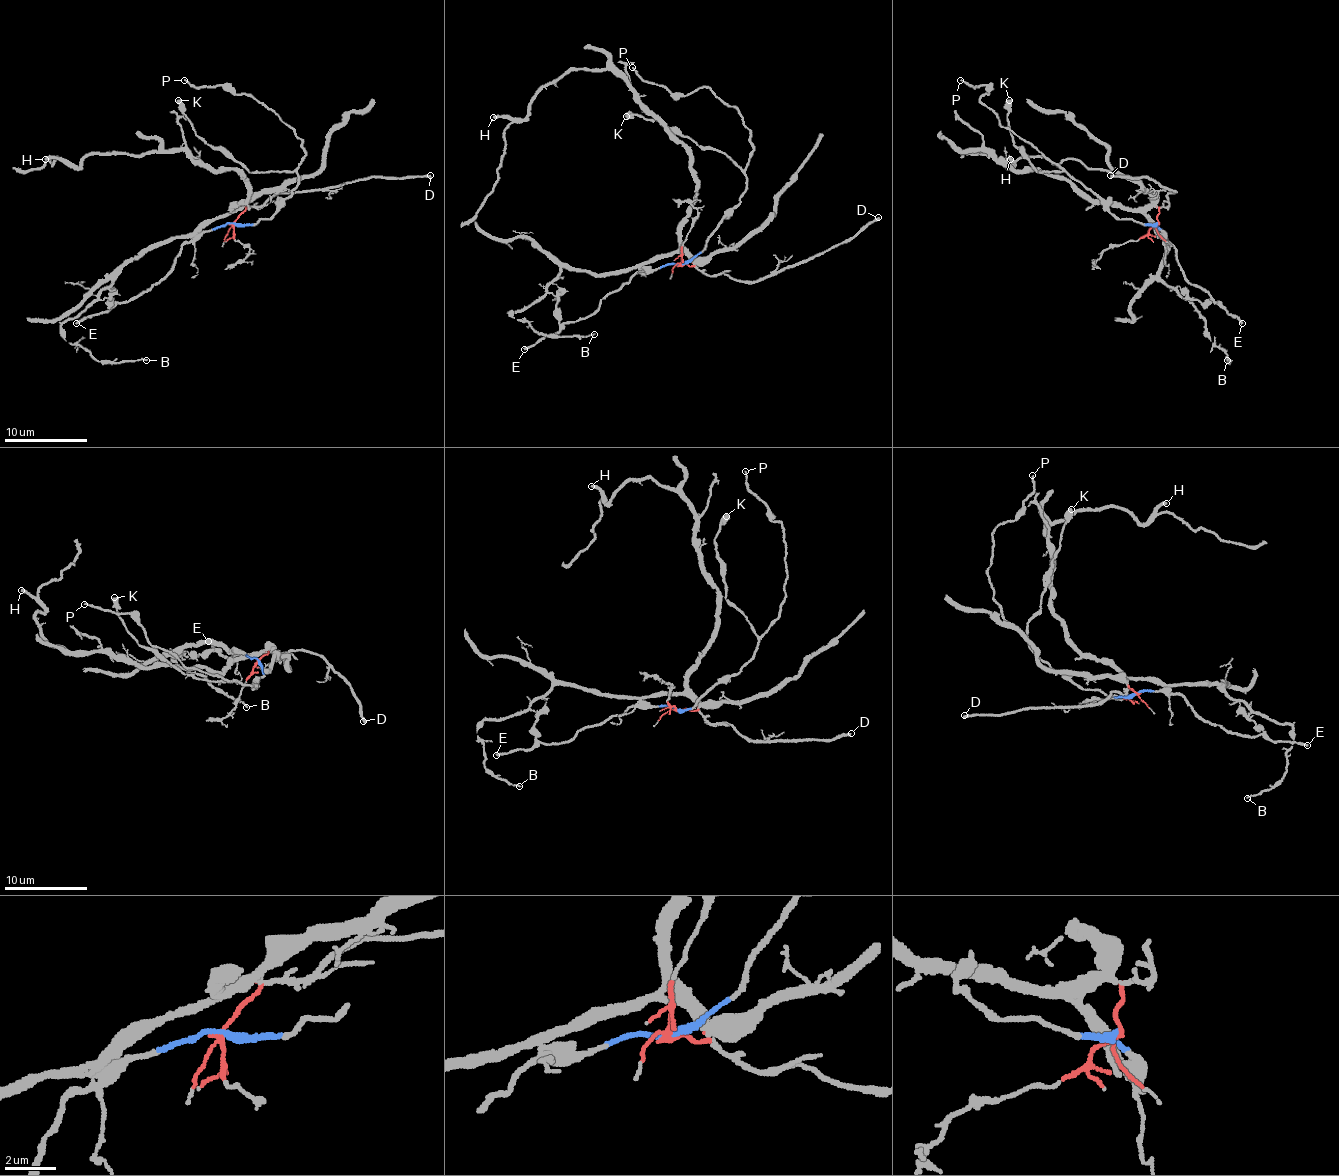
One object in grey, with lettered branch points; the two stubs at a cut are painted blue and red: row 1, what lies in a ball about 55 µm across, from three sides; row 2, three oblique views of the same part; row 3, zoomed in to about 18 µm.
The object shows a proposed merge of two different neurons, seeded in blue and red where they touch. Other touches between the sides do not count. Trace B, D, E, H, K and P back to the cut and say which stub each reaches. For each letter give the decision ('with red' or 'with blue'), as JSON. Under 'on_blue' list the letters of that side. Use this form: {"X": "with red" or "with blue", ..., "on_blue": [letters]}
{"B": "with red", "D": "with red", "E": "with blue", "H": "with red", "K": "with blue", "P": "with blue", "on_blue": ["E", "K", "P"]}

